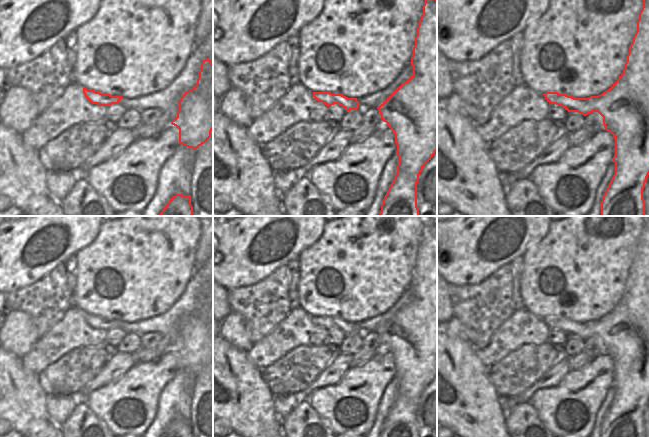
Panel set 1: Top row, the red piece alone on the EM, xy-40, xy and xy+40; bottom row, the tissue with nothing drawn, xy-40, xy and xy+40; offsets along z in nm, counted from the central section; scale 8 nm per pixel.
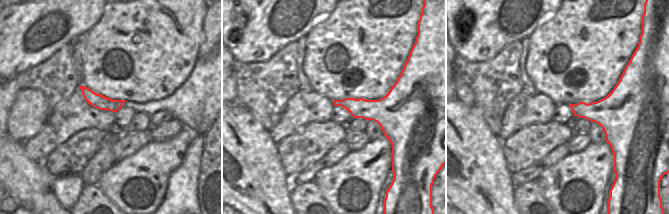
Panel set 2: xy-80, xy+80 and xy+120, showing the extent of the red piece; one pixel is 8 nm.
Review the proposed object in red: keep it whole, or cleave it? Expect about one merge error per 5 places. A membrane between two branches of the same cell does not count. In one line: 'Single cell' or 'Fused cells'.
Single cell.

